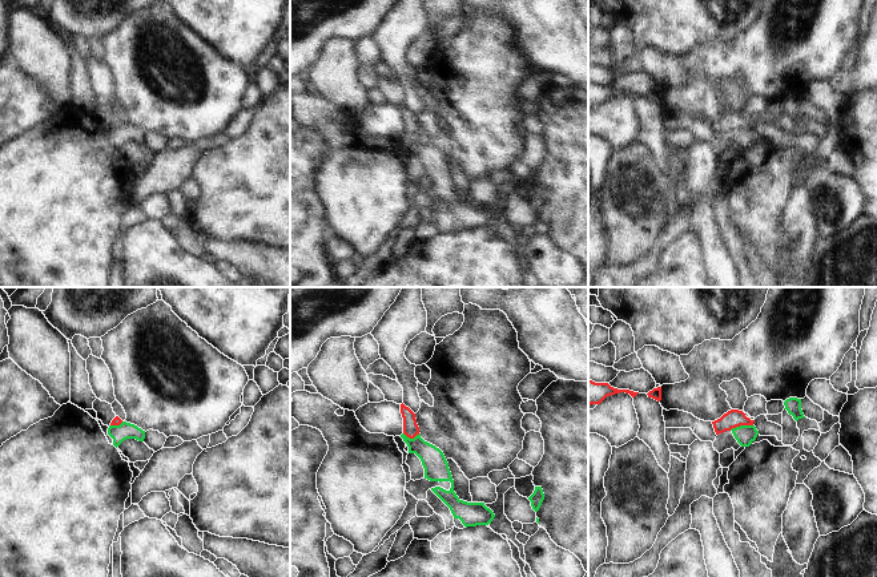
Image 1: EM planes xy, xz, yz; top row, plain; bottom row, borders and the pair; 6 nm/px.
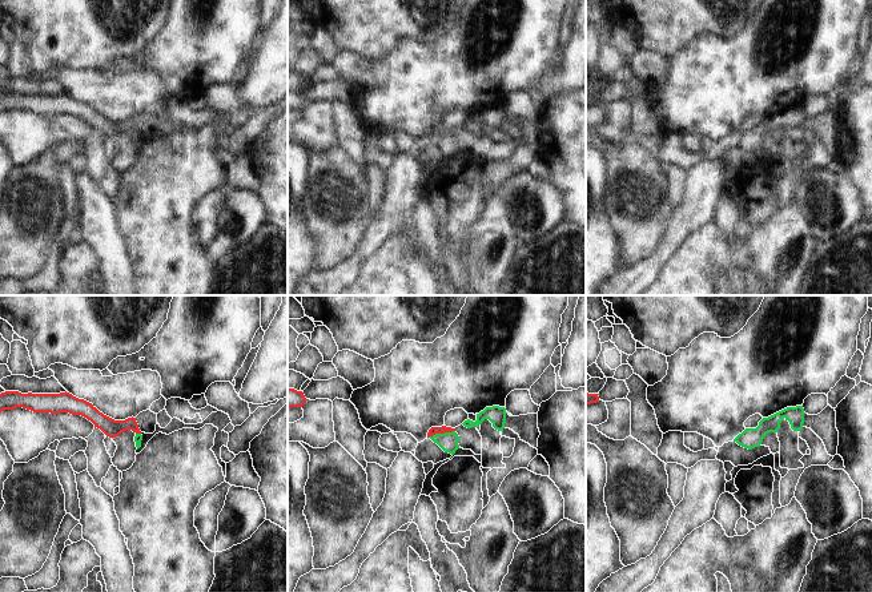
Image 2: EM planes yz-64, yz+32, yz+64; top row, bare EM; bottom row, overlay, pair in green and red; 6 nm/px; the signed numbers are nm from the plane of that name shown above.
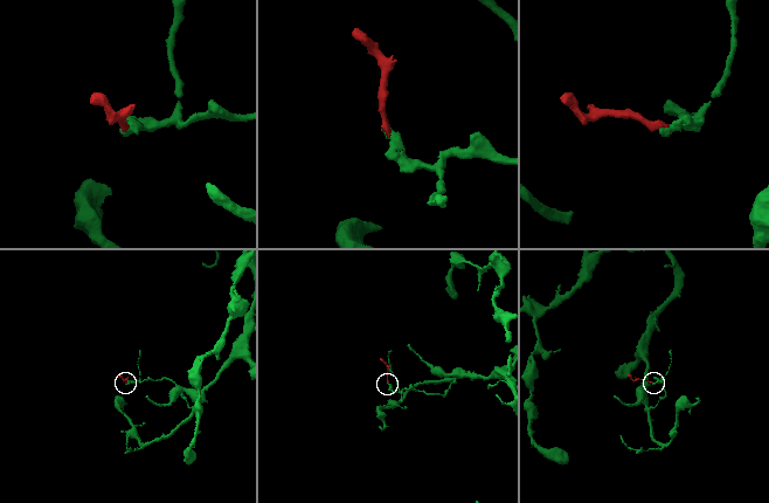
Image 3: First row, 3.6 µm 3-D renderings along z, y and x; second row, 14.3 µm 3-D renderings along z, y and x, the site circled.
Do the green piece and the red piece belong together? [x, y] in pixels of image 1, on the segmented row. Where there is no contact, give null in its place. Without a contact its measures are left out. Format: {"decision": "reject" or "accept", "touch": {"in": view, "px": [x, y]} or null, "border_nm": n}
{"decision": "reject", "touch": {"in": "yz", "px": [740, 426]}, "border_nm": 150}

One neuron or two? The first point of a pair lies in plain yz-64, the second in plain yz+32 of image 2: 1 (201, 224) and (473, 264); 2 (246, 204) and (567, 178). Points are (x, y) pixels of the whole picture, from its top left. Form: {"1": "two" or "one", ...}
{"1": "one", "2": "two"}

